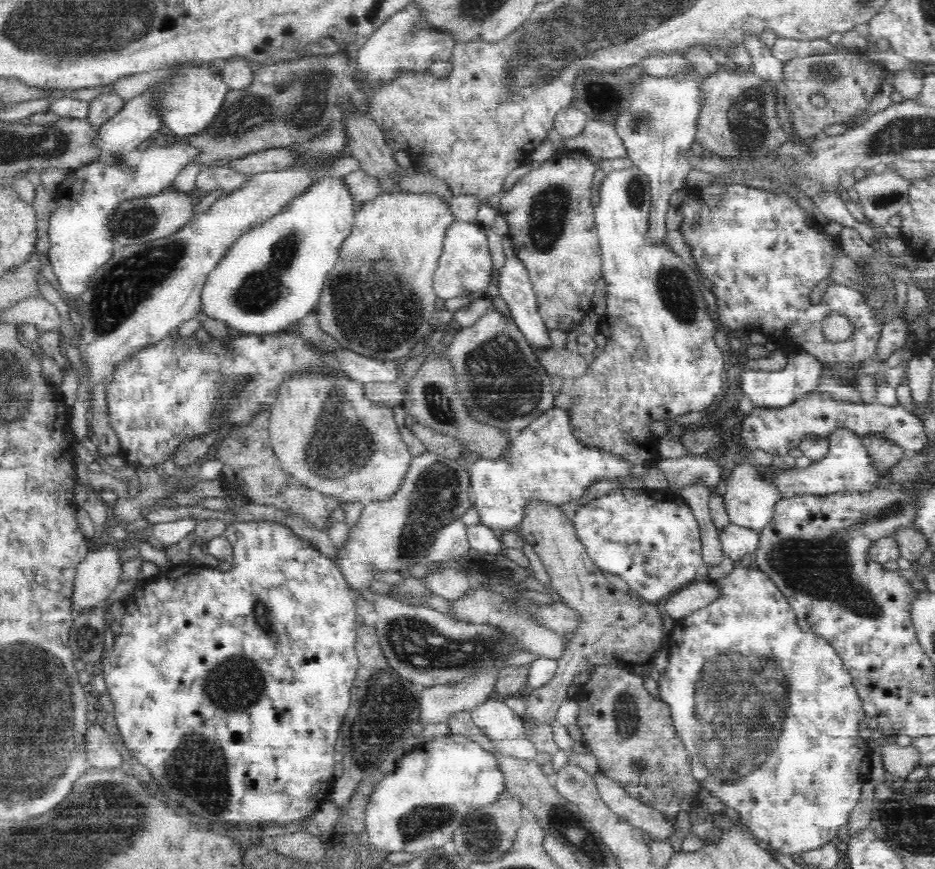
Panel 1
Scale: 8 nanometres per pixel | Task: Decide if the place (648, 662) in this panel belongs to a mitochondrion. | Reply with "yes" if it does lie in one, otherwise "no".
no

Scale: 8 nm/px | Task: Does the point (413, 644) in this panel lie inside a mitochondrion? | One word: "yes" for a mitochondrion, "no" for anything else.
yes

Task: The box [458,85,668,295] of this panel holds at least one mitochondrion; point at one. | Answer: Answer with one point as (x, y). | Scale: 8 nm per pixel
(548, 219)

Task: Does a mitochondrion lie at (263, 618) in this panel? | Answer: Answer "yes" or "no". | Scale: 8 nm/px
yes

